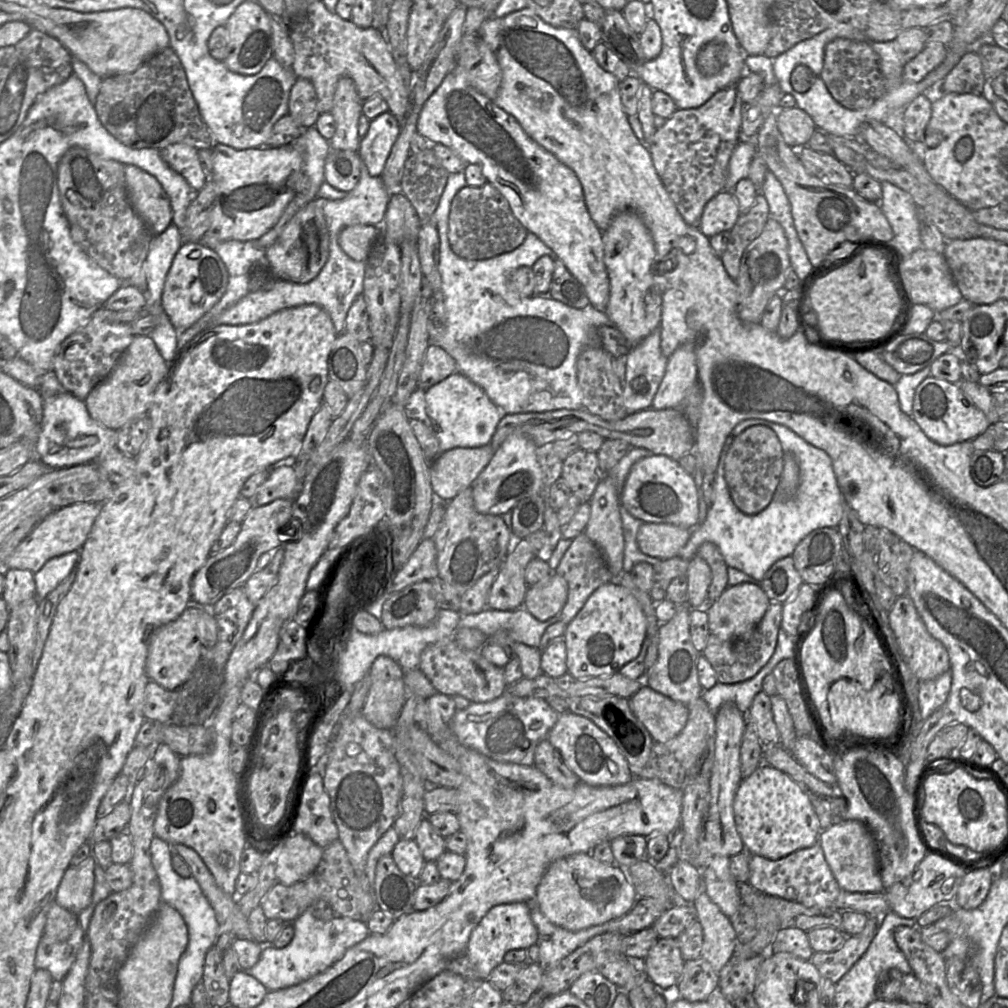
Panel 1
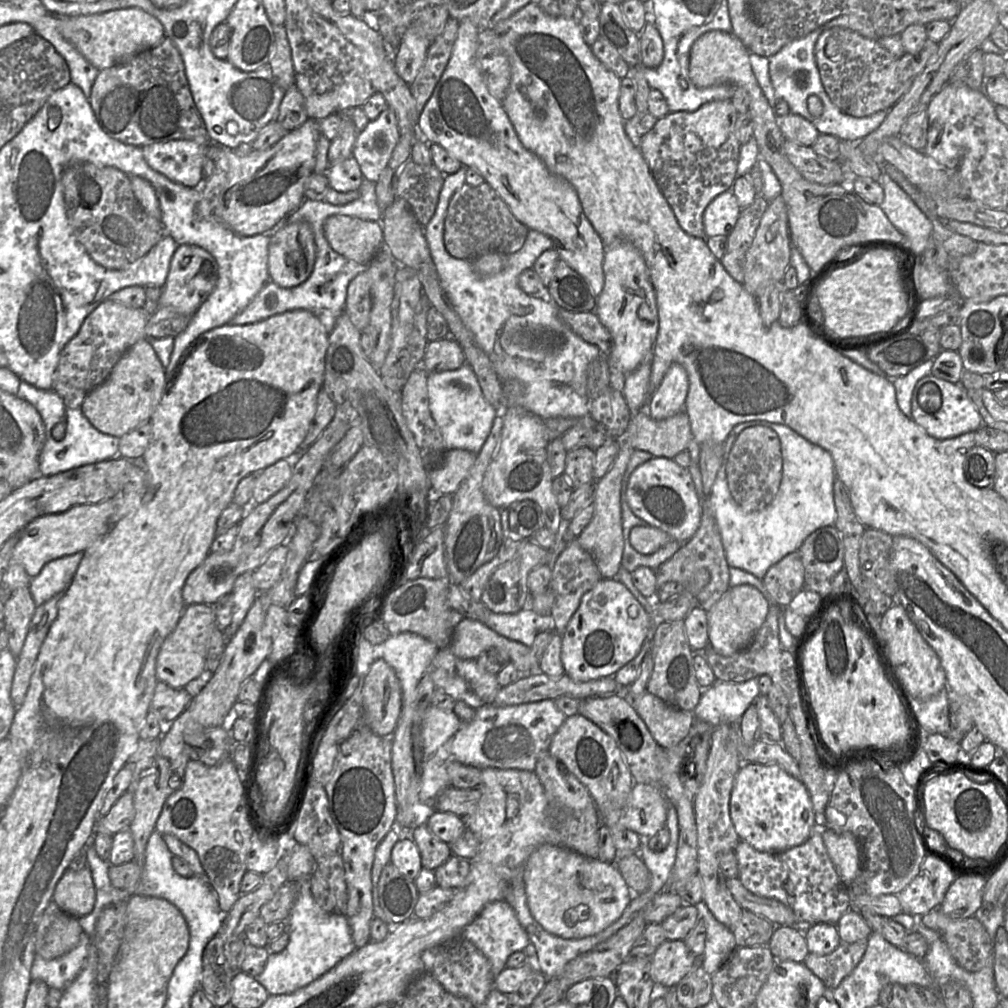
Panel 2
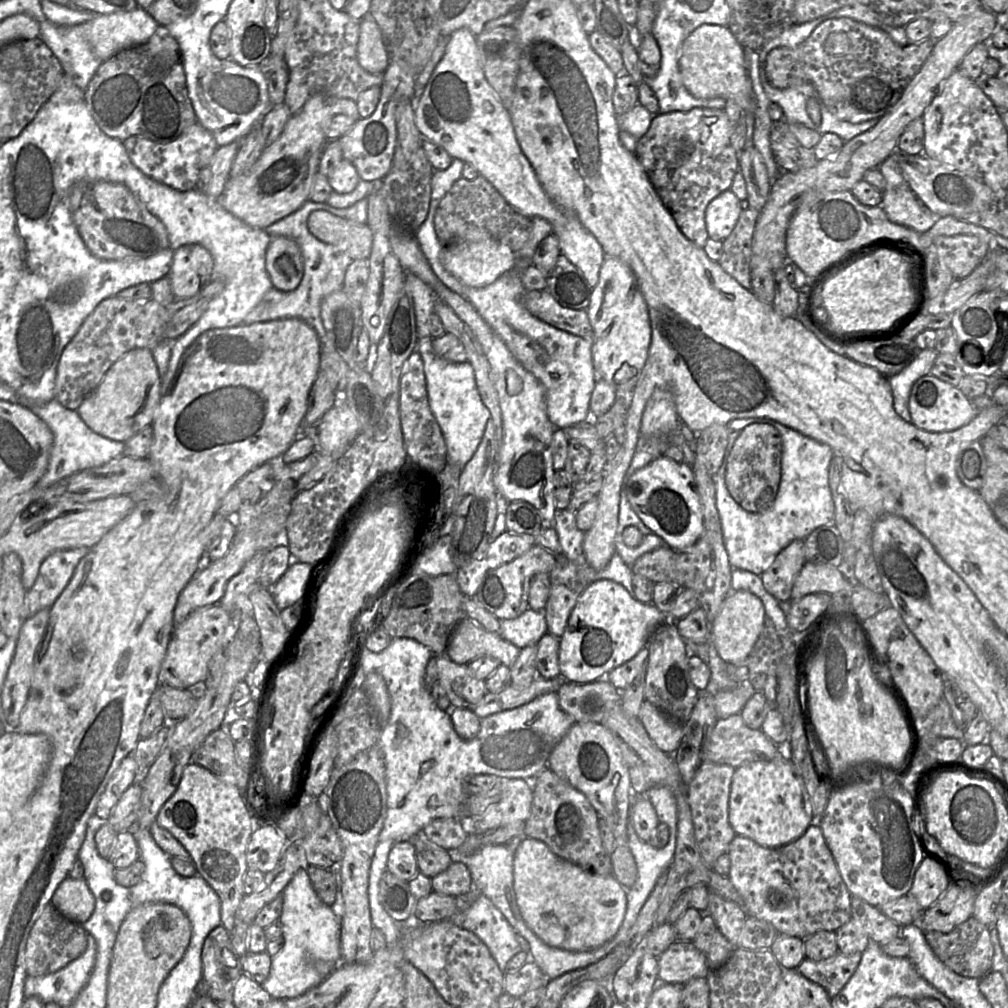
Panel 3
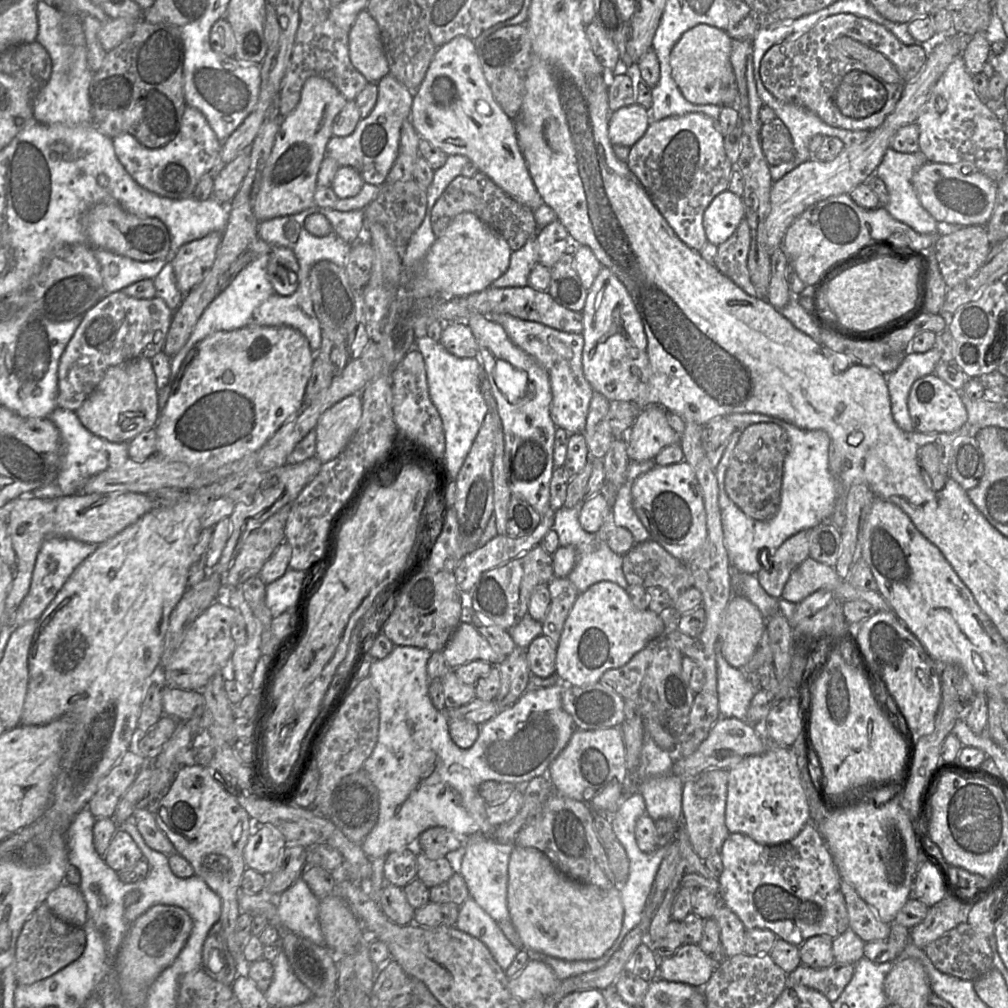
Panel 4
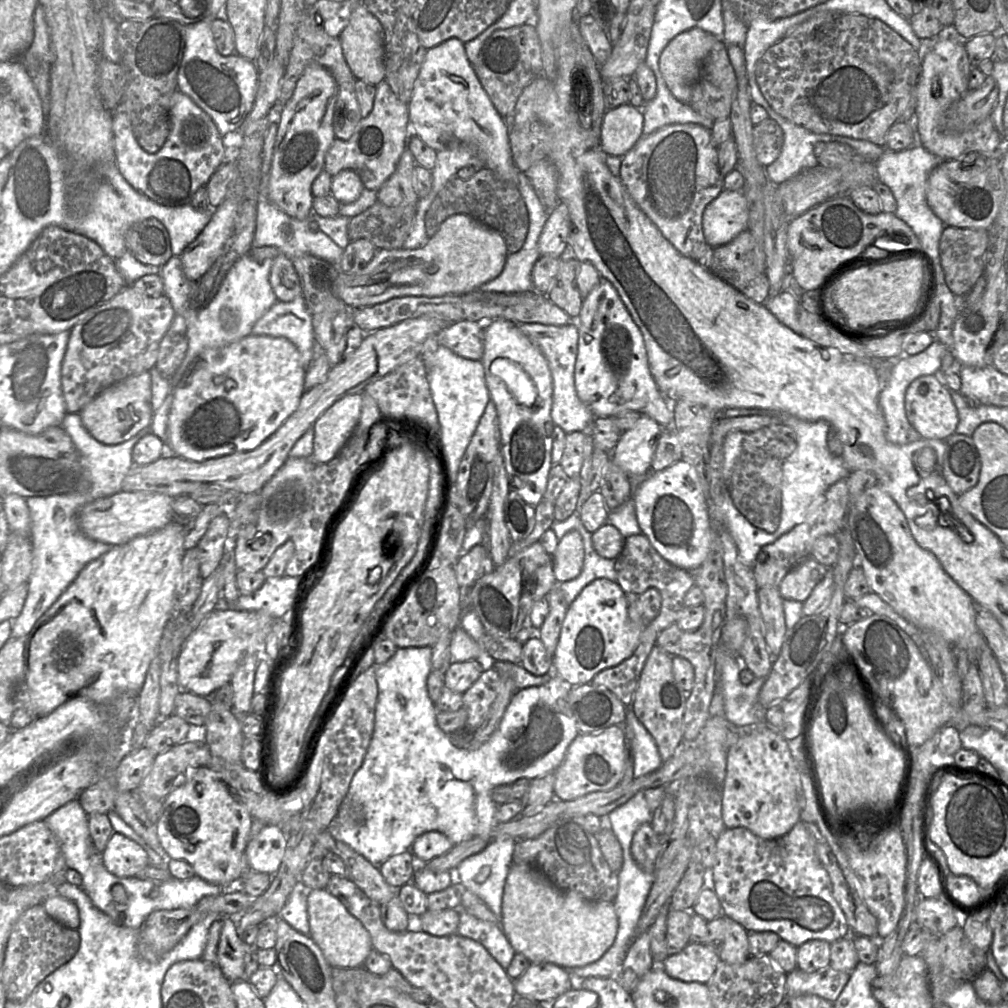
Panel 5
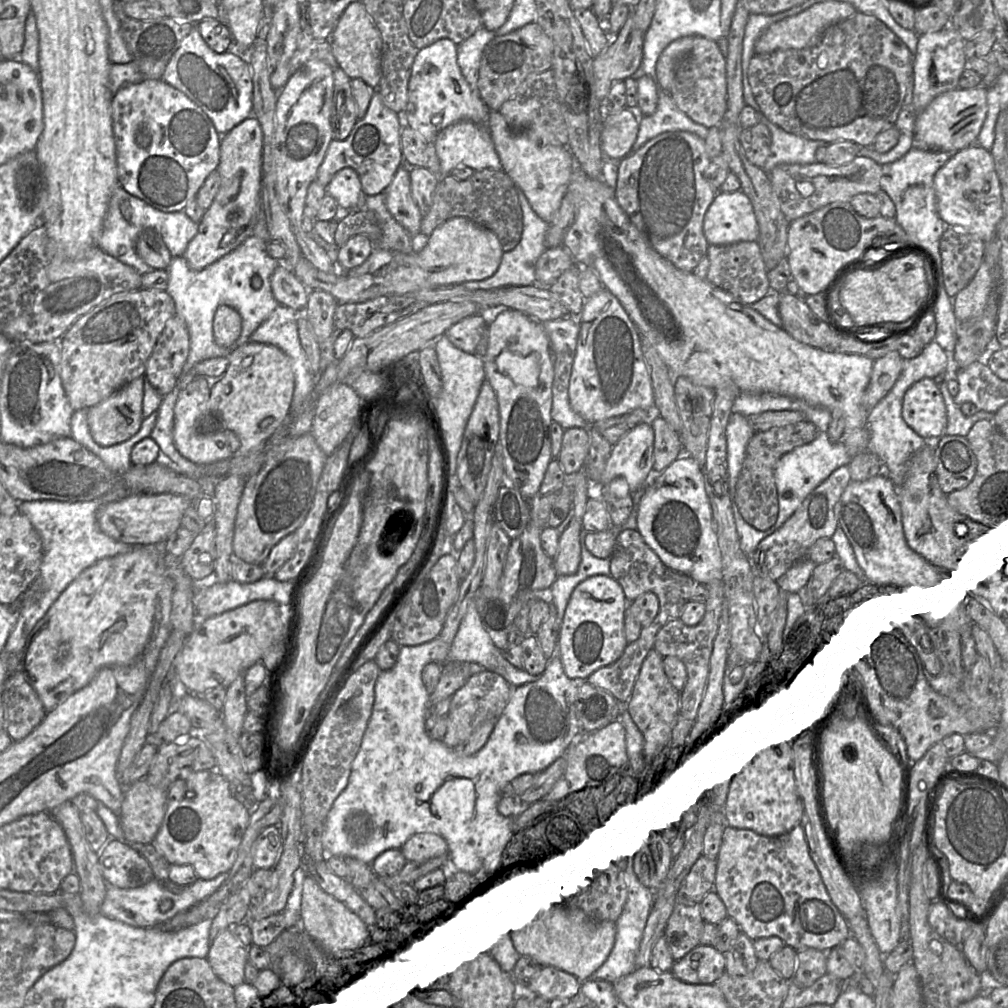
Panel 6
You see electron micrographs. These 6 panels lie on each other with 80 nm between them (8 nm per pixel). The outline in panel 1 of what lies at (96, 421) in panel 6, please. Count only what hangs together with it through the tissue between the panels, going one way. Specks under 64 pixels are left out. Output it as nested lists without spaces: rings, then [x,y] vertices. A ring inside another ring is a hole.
[[[136,336],[111,373],[84,399],[88,413],[99,424],[113,430],[148,414],[154,392],[167,375],[168,364],[150,336]]]

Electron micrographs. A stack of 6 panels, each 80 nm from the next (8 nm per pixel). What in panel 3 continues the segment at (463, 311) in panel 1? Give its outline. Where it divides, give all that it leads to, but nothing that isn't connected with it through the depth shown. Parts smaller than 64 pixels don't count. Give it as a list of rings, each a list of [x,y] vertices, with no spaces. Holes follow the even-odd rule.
[[[453,159],[447,169],[434,171],[431,180],[429,212],[424,223],[414,233],[415,239],[429,261],[432,270],[444,285],[469,301],[481,317],[501,337],[515,359],[542,383],[545,389],[547,415],[555,429],[567,429],[589,418],[590,401],[597,381],[597,374],[593,365],[592,341],[541,321],[522,304],[521,297],[526,289],[521,282],[520,272],[532,264],[532,257],[538,244],[547,235],[536,234],[532,230],[524,246],[519,251],[514,252],[517,257],[516,267],[502,274],[493,283],[481,288],[463,284],[442,265],[441,254],[444,246],[436,235],[434,216],[441,199],[452,185],[462,177],[464,164],[460,159]]]

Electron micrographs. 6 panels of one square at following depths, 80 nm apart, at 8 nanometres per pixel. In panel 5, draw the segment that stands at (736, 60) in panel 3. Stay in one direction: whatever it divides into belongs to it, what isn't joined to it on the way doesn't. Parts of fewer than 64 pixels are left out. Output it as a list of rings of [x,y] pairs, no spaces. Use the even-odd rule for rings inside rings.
[[[694,27],[678,34],[662,51],[659,70],[677,100],[689,104],[702,63],[718,41],[713,34]]]

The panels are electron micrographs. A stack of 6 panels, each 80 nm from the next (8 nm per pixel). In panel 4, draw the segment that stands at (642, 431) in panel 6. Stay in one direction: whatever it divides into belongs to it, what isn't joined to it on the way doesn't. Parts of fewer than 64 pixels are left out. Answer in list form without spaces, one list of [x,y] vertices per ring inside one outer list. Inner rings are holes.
[[[657,405],[641,409],[625,435],[630,461],[654,460],[666,446],[680,444],[680,436],[668,423],[667,411]]]

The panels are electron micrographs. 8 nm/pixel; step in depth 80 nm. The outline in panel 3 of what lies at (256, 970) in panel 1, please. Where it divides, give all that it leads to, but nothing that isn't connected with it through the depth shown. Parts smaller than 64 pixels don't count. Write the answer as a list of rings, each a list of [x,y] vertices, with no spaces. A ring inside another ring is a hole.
[[[301,868],[282,892],[283,909],[278,922],[281,925],[284,945],[280,952],[271,957],[271,968],[268,978],[261,984],[263,989],[269,993],[272,999],[290,999],[301,996],[308,990],[319,985],[329,974],[341,963],[340,941],[341,941],[341,917],[337,907],[326,905],[314,891],[306,868]]]

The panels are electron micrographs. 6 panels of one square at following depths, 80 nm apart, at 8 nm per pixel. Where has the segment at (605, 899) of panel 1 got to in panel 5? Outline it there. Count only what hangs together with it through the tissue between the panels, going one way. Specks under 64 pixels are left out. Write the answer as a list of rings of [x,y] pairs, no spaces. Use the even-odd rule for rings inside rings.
[[[512,864],[509,868],[500,923],[516,953],[524,955],[530,963],[551,963],[563,969],[597,961],[613,944],[618,929],[613,902],[591,902],[575,891],[561,890],[527,864]]]

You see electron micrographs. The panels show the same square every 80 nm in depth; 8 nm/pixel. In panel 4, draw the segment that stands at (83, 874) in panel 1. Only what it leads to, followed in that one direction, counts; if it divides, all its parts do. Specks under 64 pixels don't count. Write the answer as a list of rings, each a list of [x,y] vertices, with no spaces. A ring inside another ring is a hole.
[[[63,883],[47,897],[45,904],[64,922],[83,927],[87,920],[87,903],[79,887]]]

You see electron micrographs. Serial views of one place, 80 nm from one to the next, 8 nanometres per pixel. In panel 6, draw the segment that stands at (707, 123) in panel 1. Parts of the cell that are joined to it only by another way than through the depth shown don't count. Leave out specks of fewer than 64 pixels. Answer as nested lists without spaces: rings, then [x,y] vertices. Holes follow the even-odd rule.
[[[669,131],[647,141],[638,150],[622,159],[618,167],[615,195],[620,207],[652,248],[685,272],[694,272],[701,259],[707,255],[709,244],[704,236],[703,221],[718,192],[705,177],[710,162],[703,139],[686,131]]]

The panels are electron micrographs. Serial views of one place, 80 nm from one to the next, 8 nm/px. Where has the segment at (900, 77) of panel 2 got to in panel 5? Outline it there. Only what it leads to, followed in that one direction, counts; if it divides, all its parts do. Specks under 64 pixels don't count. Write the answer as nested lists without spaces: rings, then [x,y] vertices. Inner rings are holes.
[[[845,13],[807,35],[785,37],[769,47],[756,63],[755,78],[769,106],[790,122],[816,134],[867,140],[884,147],[888,129],[910,104],[921,62],[922,53],[881,20]]]

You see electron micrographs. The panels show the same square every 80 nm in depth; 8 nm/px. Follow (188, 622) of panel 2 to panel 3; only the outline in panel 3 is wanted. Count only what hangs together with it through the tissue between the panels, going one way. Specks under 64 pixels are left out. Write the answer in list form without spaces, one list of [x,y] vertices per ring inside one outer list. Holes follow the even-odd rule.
[[[220,604],[194,610],[182,623],[176,625],[160,668],[160,683],[178,689],[205,681],[208,662],[219,650],[226,648],[226,630],[231,621],[230,613]]]

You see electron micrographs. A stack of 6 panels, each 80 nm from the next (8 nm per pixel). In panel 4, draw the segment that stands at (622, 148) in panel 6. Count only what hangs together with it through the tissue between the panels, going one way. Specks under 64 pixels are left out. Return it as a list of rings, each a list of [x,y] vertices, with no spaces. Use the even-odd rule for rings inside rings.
[[[635,102],[611,112],[609,138],[614,145],[632,147],[649,127],[649,110]]]

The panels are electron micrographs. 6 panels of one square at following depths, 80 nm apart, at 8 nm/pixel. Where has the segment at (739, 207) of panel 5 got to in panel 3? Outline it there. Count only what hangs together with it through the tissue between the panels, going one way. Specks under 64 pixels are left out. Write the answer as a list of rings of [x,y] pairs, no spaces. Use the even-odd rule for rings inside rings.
[[[725,190],[710,201],[705,210],[708,238],[723,241],[734,229],[744,203],[730,190]]]

